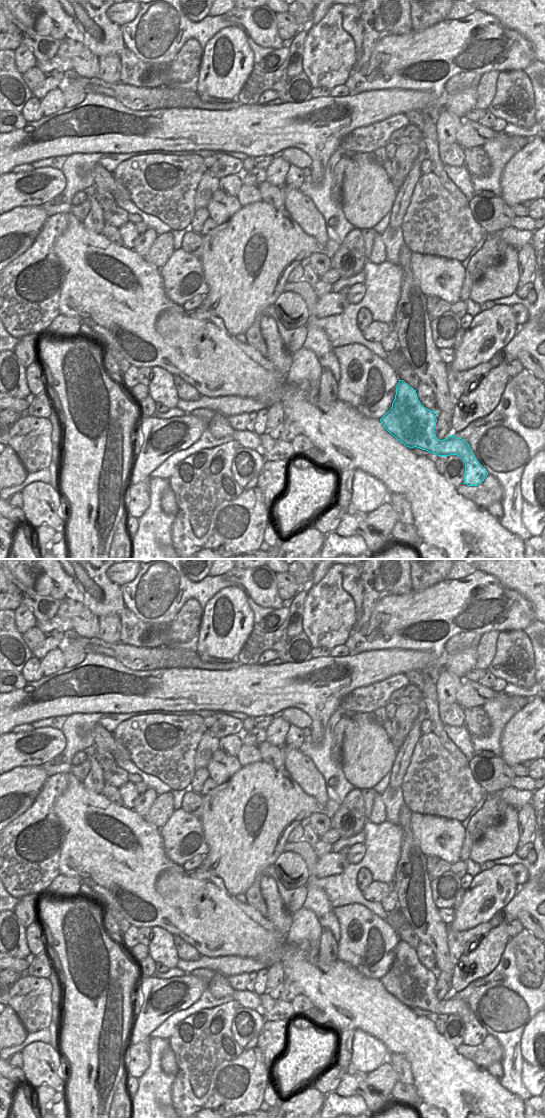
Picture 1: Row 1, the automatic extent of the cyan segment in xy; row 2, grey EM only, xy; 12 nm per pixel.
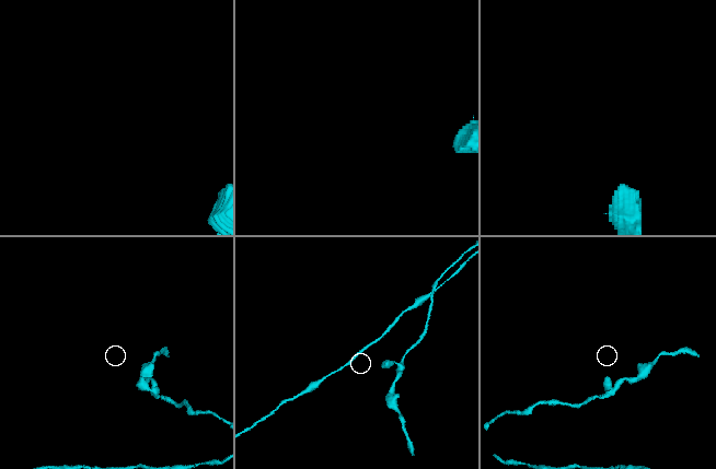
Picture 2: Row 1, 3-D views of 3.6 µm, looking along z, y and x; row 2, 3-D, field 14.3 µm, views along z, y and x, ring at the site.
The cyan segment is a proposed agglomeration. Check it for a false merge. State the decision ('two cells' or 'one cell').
one cell

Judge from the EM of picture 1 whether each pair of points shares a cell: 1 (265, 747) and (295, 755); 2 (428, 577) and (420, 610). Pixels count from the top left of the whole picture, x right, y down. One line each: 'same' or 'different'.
1: different
2: different

